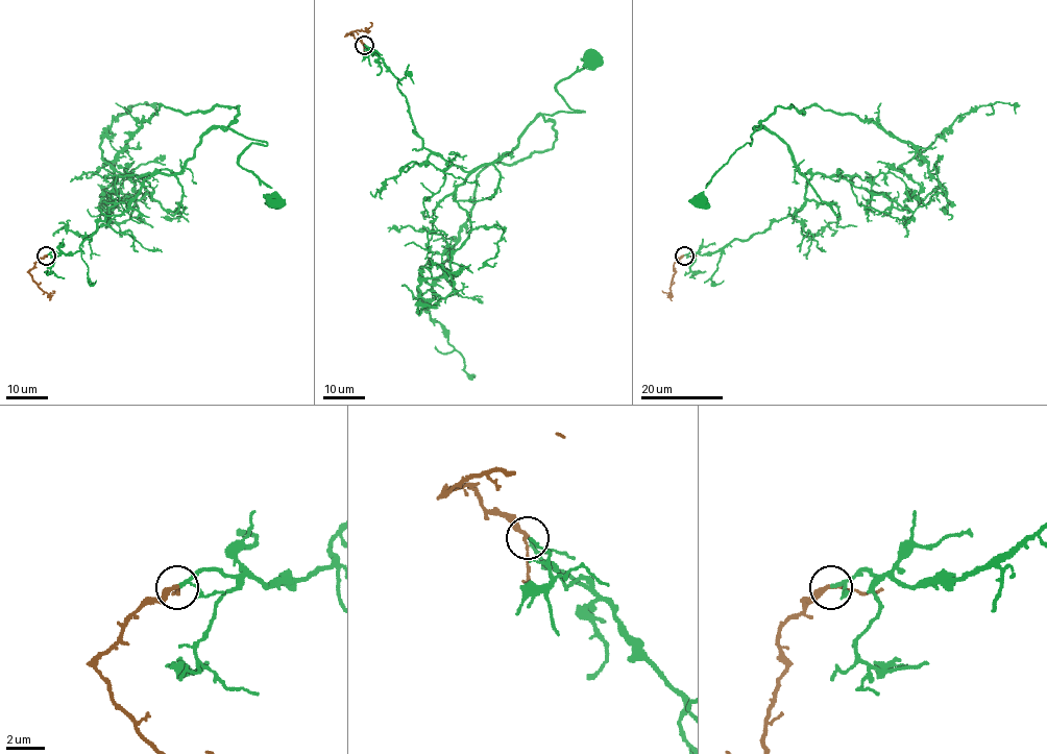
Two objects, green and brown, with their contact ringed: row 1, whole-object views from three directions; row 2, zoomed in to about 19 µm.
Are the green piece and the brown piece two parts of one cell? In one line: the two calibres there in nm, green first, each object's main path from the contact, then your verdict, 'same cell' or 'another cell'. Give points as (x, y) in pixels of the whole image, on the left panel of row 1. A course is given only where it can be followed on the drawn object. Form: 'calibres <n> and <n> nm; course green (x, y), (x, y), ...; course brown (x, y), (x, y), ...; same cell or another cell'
calibres 130 and 200 nm; course green (47, 256), (76, 252), (148, 177), (177, 174), (213, 128), (259, 141), (238, 164), (272, 188), (274, 203); course brown (47, 256), (40, 259), (29, 274), (48, 293), (53, 290); same cell

